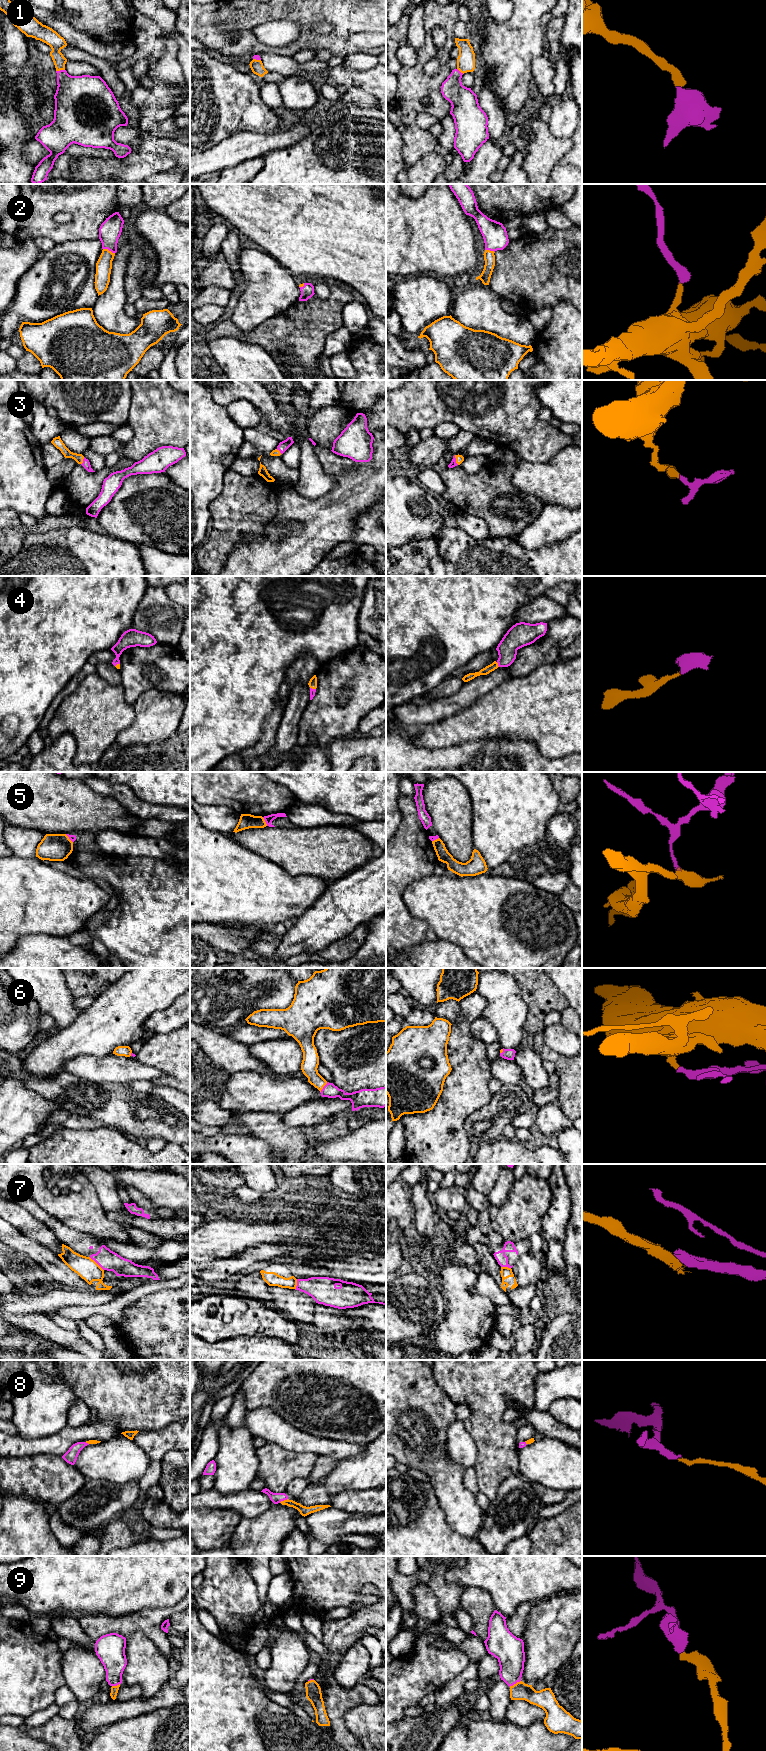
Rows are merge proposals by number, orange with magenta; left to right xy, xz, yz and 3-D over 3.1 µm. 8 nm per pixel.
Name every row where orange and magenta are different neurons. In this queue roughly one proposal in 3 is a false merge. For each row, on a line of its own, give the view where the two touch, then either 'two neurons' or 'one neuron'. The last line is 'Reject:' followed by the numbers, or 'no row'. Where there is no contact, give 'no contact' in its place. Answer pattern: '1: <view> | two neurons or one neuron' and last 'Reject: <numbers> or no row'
1: xy | one neuron
2: xy | one neuron
3: yz | one neuron
4: yz | one neuron
5: xz | two neurons
6: xz | one neuron
7: xy | two neurons
8: xz | one neuron
9: yz | one neuron
Reject: 5, 7

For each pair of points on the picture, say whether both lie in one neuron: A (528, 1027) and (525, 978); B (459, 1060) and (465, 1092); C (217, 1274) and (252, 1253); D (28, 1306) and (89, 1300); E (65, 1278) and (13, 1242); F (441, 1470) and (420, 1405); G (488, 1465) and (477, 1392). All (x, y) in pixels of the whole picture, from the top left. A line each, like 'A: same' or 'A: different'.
A: same
B: same
C: same
D: same
E: same
F: same
G: same

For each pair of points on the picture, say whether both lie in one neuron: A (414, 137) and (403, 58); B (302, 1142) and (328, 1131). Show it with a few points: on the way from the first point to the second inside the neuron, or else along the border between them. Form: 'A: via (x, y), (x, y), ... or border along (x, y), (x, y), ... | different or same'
A: border along (416, 50), (417, 61), (411, 66), (402, 66) | different
B: via (308, 1136), (322, 1132) | same

